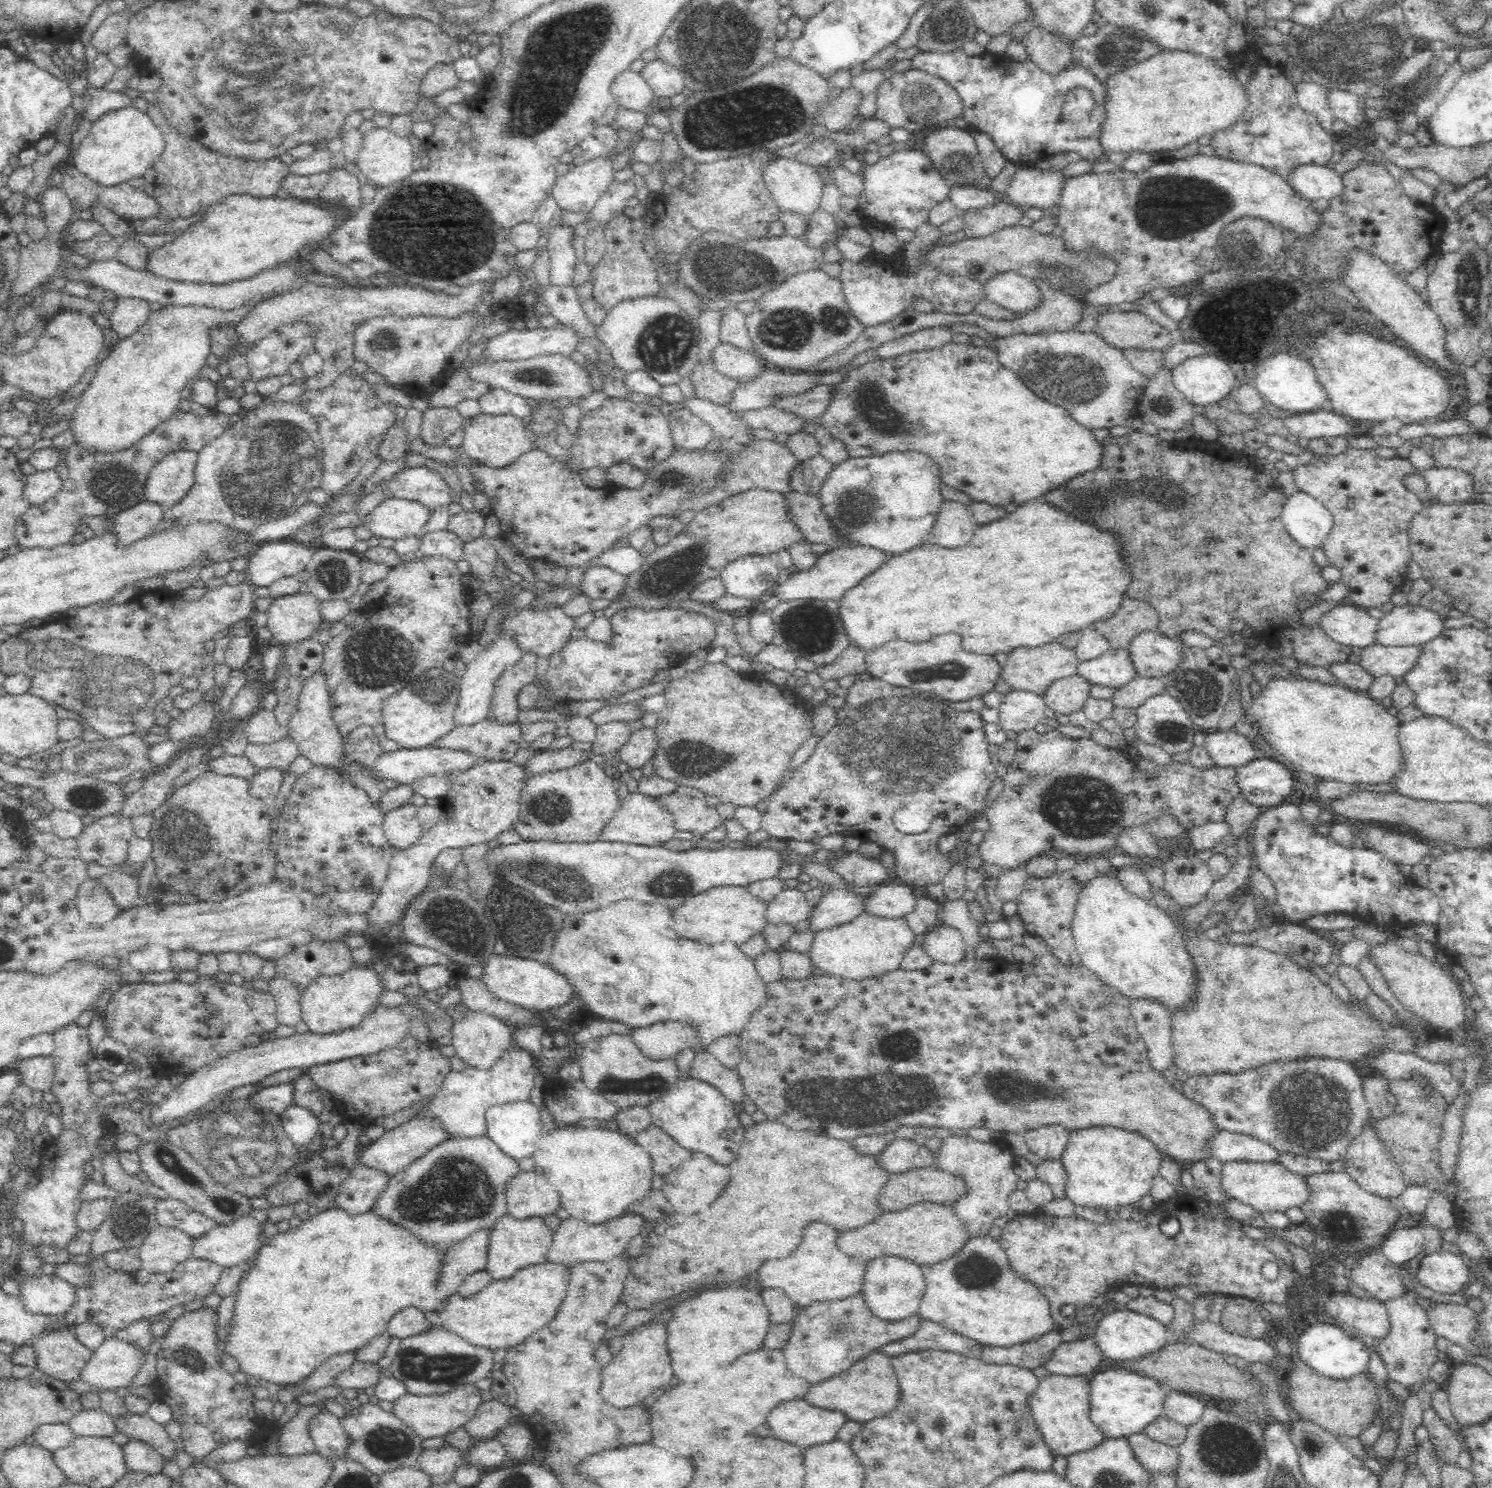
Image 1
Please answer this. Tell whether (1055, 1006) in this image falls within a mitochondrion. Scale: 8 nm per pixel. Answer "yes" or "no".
no

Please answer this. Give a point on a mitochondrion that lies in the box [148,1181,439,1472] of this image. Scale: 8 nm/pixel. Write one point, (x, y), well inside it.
(387, 1444)

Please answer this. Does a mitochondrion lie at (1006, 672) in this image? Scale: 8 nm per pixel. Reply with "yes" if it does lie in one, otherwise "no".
no

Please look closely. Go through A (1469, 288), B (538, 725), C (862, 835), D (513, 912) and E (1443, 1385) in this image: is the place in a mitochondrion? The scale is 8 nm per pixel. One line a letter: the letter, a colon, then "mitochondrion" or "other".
A: mitochondrion
B: other
C: other
D: mitochondrion
E: other

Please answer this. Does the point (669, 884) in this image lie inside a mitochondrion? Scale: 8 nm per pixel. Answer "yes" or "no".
yes

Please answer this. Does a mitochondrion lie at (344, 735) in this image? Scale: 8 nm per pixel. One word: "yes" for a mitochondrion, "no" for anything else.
no

